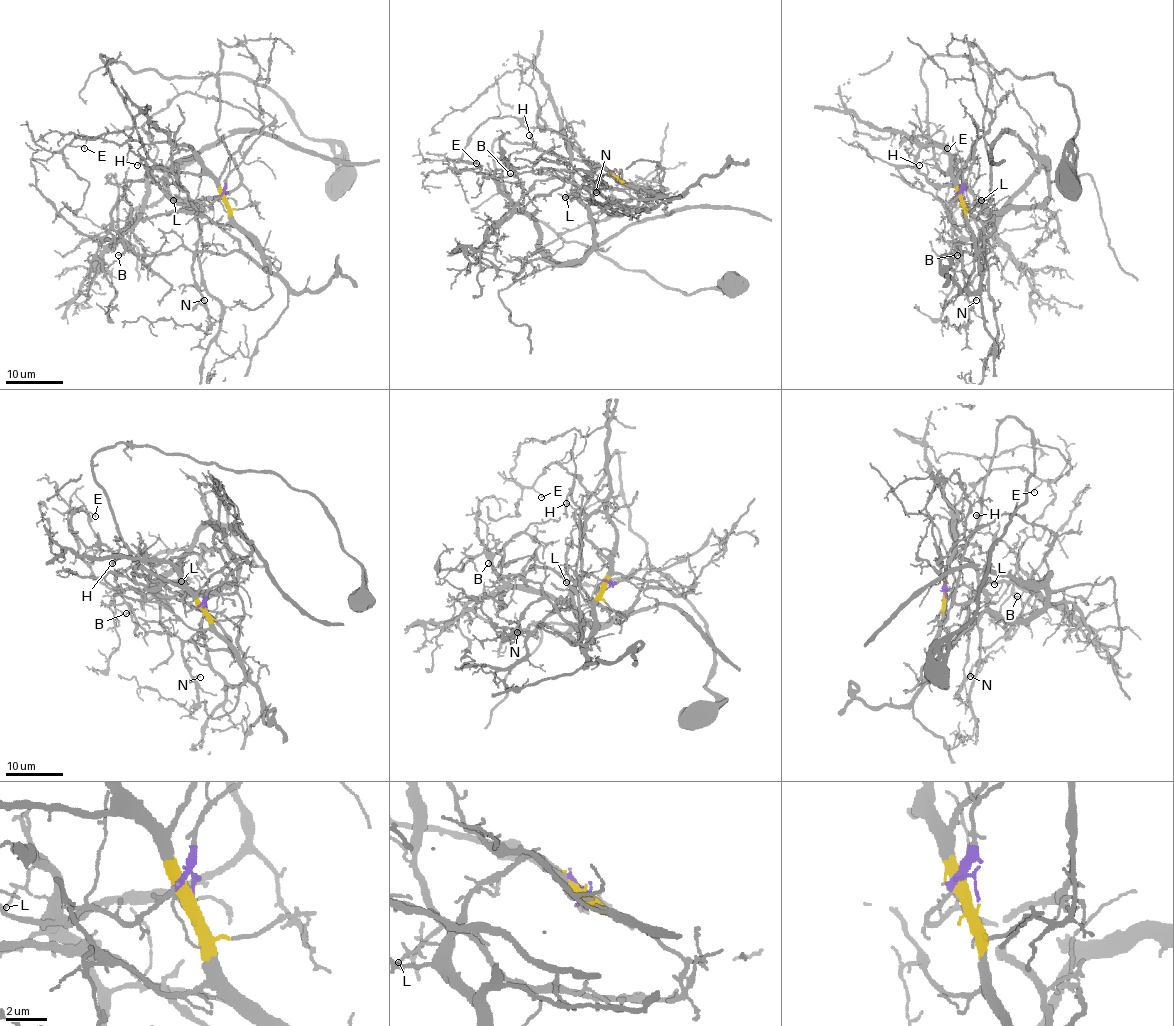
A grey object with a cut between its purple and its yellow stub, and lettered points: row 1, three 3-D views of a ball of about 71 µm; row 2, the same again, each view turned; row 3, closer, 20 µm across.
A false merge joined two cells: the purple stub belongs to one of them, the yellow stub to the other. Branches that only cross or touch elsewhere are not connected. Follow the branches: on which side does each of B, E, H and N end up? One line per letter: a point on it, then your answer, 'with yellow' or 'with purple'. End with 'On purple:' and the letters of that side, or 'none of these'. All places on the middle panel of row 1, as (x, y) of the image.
B: at (510, 173); with yellow
E: at (476, 163); with yellow
H: at (529, 135); with yellow
N: at (596, 192); with yellow
On purple: none of these

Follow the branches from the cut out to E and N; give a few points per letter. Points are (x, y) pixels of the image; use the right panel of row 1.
E: (964, 199), (952, 174), (951, 157), (938, 145), (906, 140), (900, 142), (901, 138), (927, 135), (947, 148)
N: (964, 199), (964, 216), (982, 266), (978, 250), (964, 252), (962, 279), (967, 300), (971, 304), (977, 300)

